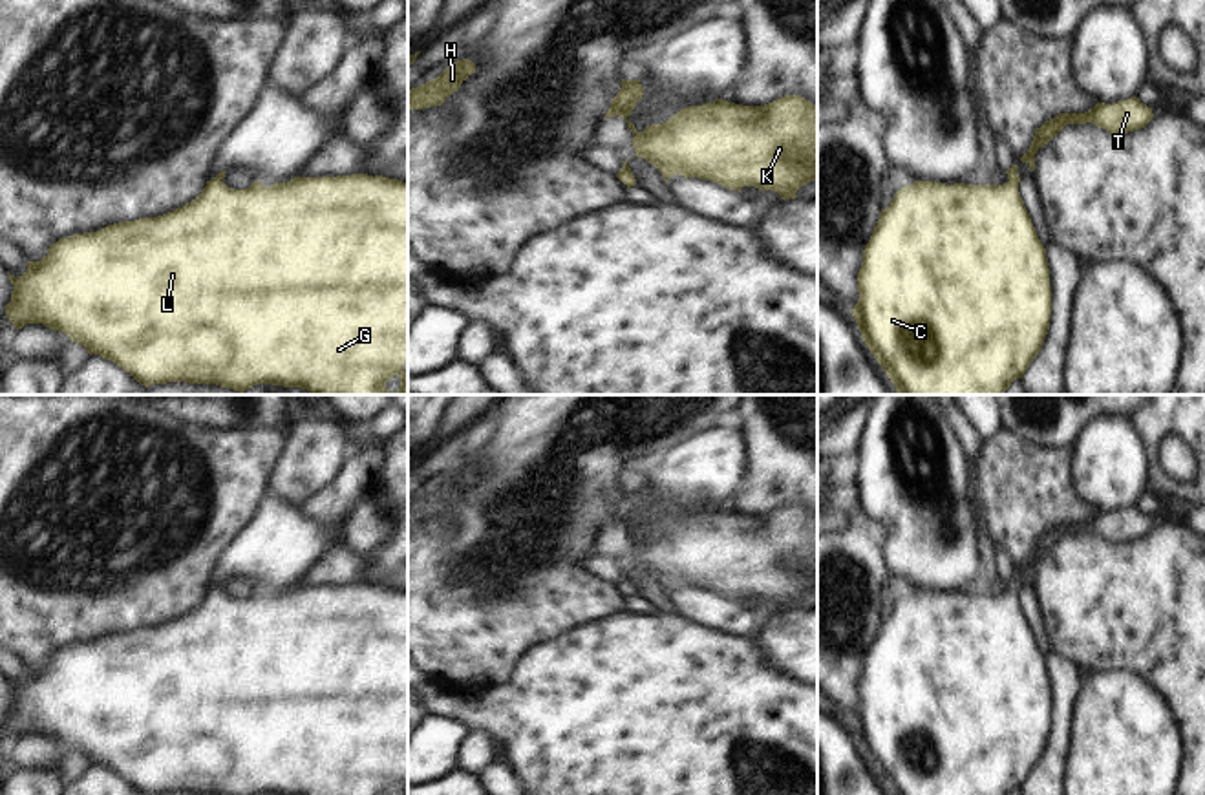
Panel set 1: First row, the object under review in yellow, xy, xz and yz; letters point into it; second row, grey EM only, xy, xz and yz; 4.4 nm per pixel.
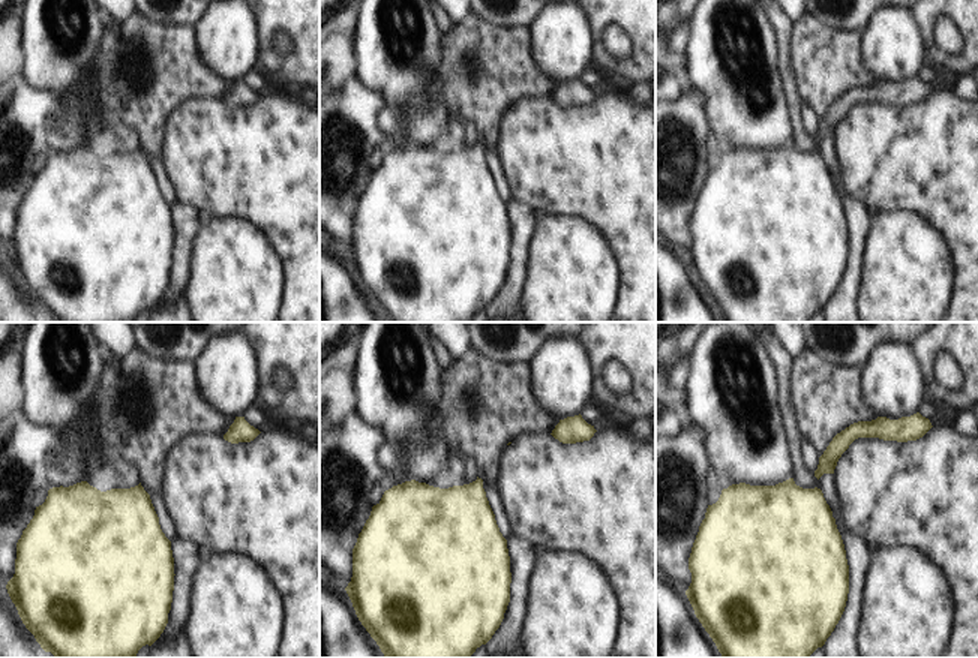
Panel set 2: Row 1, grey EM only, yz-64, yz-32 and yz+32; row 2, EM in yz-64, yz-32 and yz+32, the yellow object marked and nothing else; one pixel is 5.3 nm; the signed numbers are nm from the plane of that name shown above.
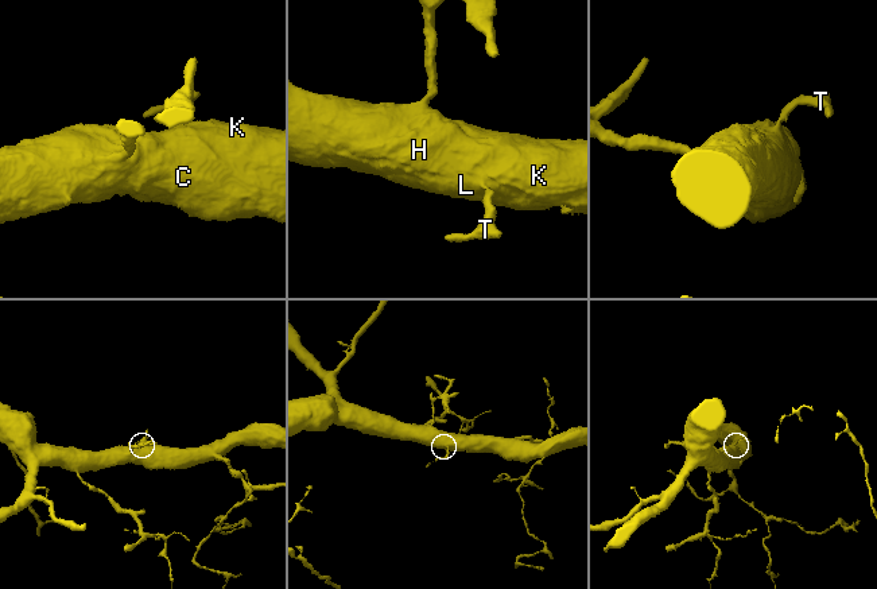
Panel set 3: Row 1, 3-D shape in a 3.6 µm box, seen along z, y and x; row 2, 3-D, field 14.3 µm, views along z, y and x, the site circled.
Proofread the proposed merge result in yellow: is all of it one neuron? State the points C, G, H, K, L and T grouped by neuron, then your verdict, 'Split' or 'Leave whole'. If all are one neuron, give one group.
Groups: C G H K L T. Leave whole.

